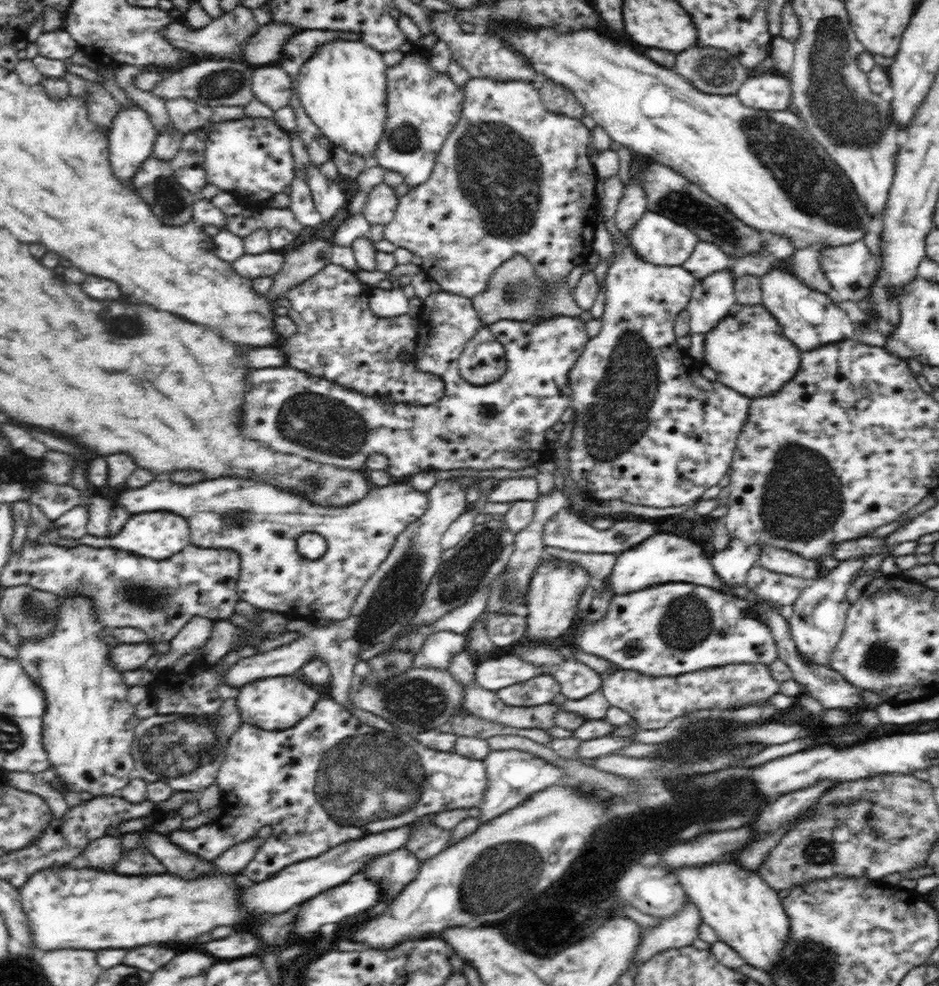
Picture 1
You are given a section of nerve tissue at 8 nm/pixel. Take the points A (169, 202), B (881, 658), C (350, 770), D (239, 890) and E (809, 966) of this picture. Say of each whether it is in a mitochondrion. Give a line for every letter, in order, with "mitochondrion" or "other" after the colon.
A: mitochondrion
B: mitochondrion
C: mitochondrion
D: other
E: mitochondrion

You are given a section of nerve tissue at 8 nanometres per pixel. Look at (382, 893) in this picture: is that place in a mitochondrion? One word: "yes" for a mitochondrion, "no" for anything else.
no

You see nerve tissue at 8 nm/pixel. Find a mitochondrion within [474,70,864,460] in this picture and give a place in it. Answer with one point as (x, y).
(680, 202)

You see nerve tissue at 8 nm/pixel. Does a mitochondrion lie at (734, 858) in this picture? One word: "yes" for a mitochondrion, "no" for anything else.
no

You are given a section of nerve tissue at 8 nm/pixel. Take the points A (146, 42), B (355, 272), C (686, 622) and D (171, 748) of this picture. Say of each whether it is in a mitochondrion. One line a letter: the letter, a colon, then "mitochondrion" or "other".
A: other
B: other
C: mitochondrion
D: mitochondrion

